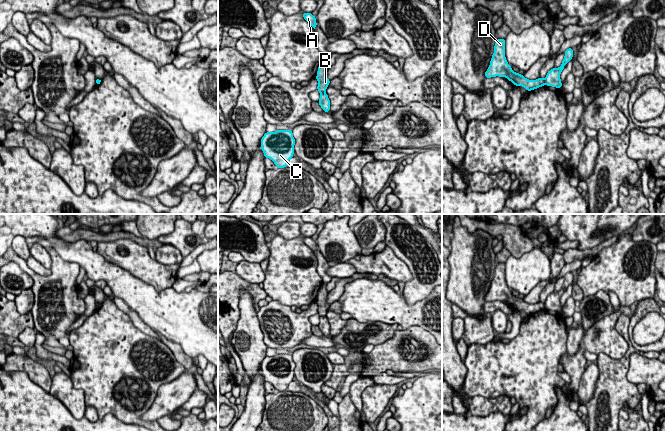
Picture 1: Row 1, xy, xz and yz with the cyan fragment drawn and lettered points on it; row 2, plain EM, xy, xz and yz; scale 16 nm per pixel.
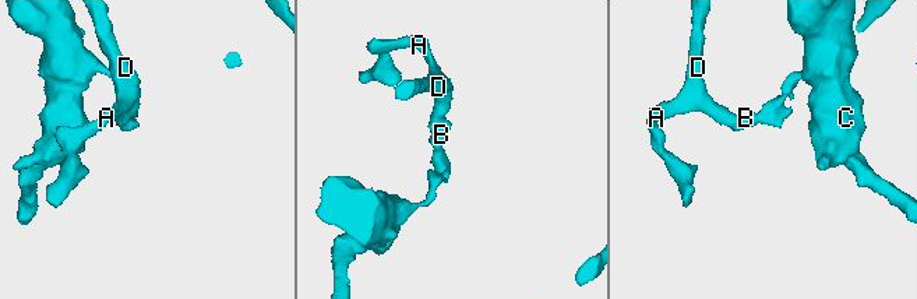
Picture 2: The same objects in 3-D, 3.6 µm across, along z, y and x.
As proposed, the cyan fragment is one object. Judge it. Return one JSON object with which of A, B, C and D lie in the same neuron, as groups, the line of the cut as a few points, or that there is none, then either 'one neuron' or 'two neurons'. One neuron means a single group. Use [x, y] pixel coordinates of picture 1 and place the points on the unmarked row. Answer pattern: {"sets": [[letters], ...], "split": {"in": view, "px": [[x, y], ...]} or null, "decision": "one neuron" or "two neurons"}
{"sets": [["A", "B", "D"], ["C"]], "split": {"in": "yz", "px": [[543, 303], [545, 308]]}, "decision": "two neurons"}

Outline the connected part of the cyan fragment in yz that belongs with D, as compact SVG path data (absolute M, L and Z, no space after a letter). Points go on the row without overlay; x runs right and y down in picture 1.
M497 263L494 270L494 278L492 279L490 289L485 296L486 302L505 301L516 310L522 310L527 315L531 315L545 309L542 302L536 304L526 303L523 299L512 294L505 281L505 263Z

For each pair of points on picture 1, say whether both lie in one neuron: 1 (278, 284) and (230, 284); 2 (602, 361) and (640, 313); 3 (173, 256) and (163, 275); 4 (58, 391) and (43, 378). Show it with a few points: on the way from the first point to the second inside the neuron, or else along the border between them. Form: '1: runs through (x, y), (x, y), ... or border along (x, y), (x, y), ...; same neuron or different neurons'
1: border along (263, 288), (267, 294); different neurons
2: border along (629, 318), (628, 336), (631, 344), (637, 350); different neurons
3: border along (155, 260), (163, 264), (179, 265); different neurons
4: border along (52, 378), (49, 392); different neurons

